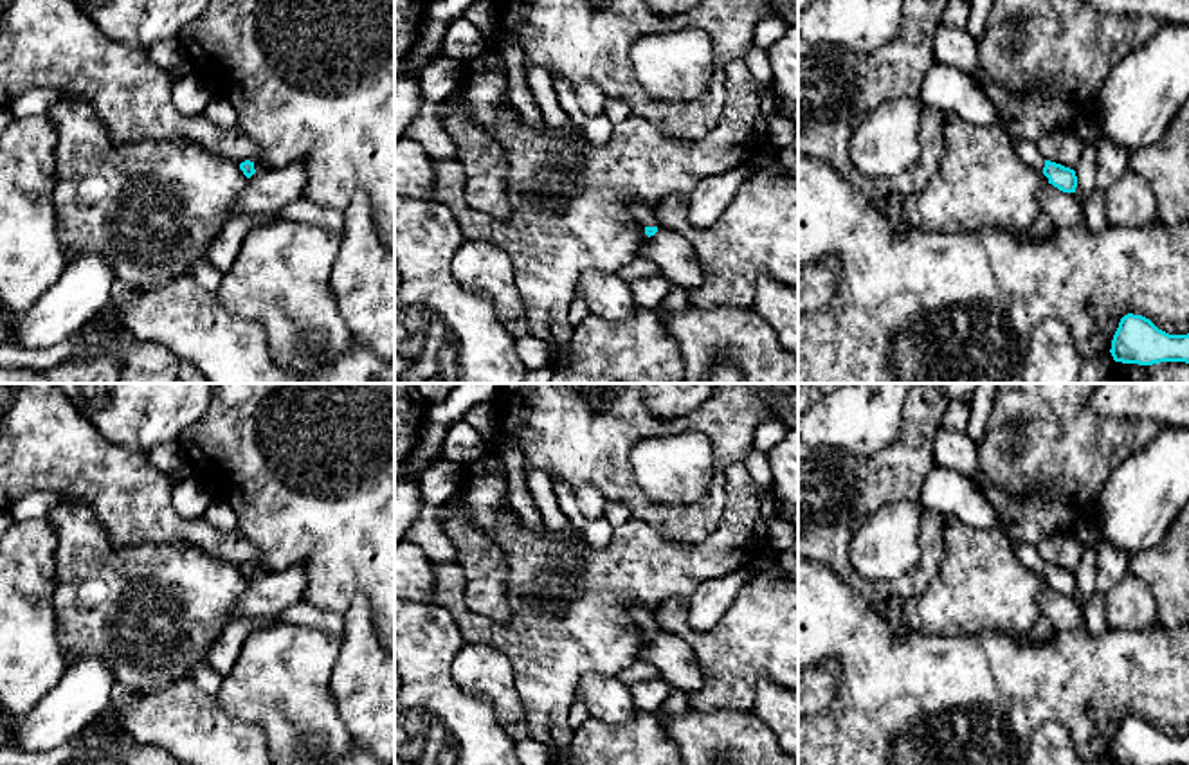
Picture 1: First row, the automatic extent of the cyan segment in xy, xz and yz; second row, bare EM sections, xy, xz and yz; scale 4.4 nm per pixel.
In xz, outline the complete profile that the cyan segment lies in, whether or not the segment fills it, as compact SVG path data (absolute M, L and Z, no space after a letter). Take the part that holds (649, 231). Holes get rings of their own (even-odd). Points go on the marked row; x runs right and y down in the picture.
M640 202L632 203L632 214L636 216L636 220L641 223L641 227L645 229L645 234L650 238L658 232L659 229L659 220L656 214L656 209L643 205Z

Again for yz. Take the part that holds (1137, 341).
M1128 313L1119 322L1110 353L1115 362L1122 364L1189 364L1189 333L1169 335L1158 329L1149 319Z

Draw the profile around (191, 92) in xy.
M195 72L175 81L171 92L175 108L187 117L202 115L213 95L207 81Z

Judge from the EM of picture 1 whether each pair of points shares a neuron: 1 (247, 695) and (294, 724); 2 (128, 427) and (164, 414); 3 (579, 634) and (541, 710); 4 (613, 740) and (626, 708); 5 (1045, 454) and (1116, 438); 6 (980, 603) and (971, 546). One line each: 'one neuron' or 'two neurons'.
1: one neuron
2: one neuron
3: one neuron
4: two neurons
5: one neuron
6: one neuron

